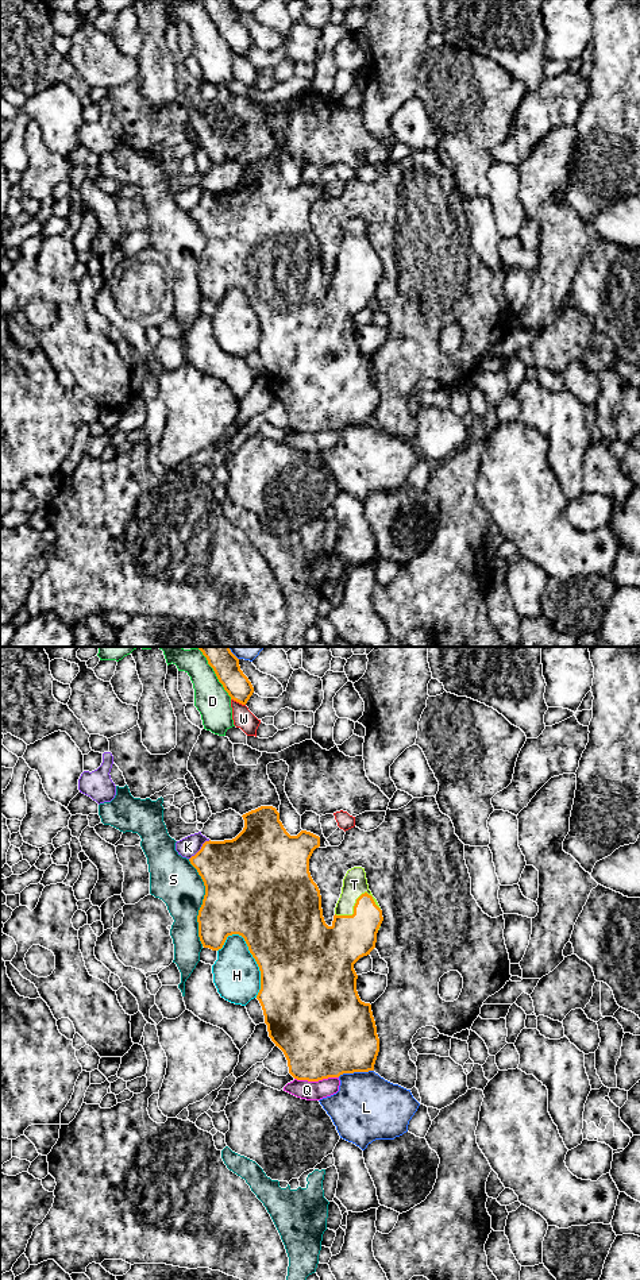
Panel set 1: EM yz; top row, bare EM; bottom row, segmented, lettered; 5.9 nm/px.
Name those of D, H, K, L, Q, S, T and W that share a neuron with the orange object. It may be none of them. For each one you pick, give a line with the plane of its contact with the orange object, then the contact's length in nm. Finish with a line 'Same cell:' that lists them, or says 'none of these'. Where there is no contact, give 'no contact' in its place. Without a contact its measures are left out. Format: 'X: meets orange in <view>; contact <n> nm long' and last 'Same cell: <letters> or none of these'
T: meets orange in yz; contact 280 nm long
Same cell: T

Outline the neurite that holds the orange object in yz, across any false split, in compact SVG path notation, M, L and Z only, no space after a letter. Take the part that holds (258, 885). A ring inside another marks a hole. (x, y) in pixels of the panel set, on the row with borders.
M261 806L242 817L244 828L235 838L205 841L189 859L205 886L197 915L203 946L219 951L228 936L239 934L244 938L261 971L261 990L257 999L263 1010L269 1037L284 1052L289 1073L294 1079L319 1082L343 1073L374 1071L379 1038L371 1005L362 1002L358 995L354 964L375 948L383 917L369 890L365 868L354 867L347 871L332 925L328 926L323 917L320 890L309 872L309 859L320 847L320 837L306 830L290 836L273 806Z

